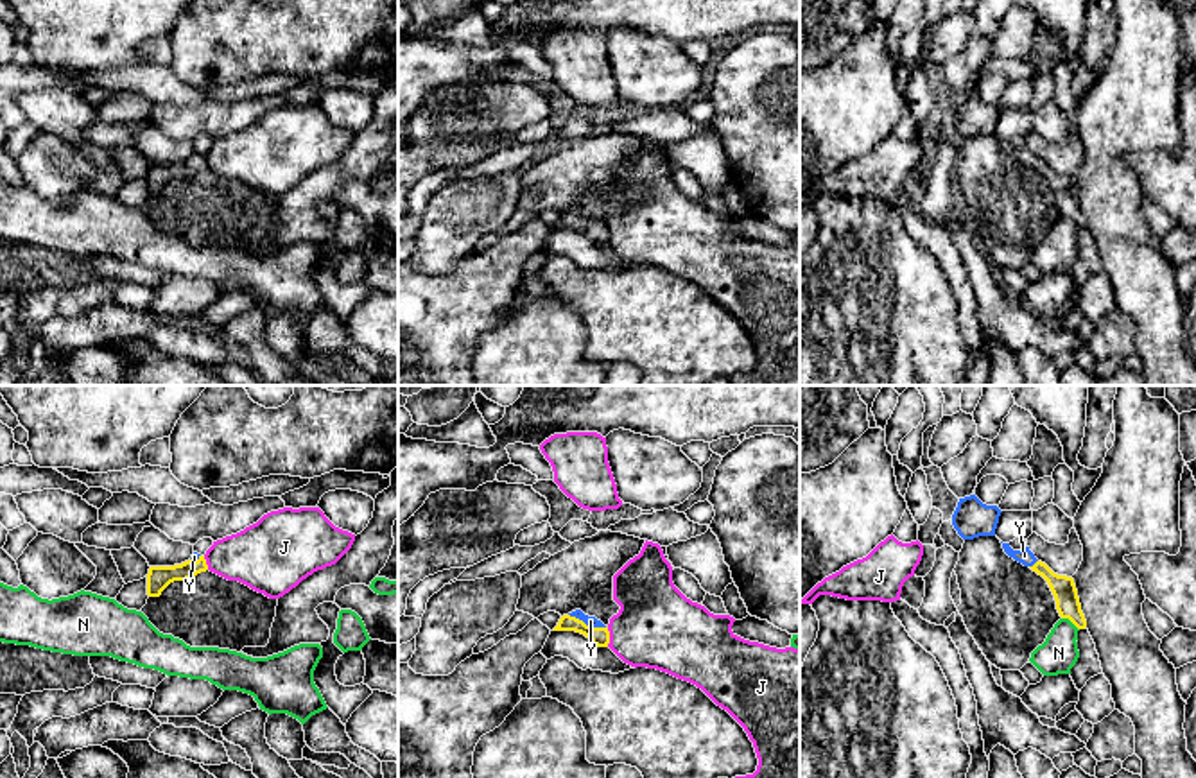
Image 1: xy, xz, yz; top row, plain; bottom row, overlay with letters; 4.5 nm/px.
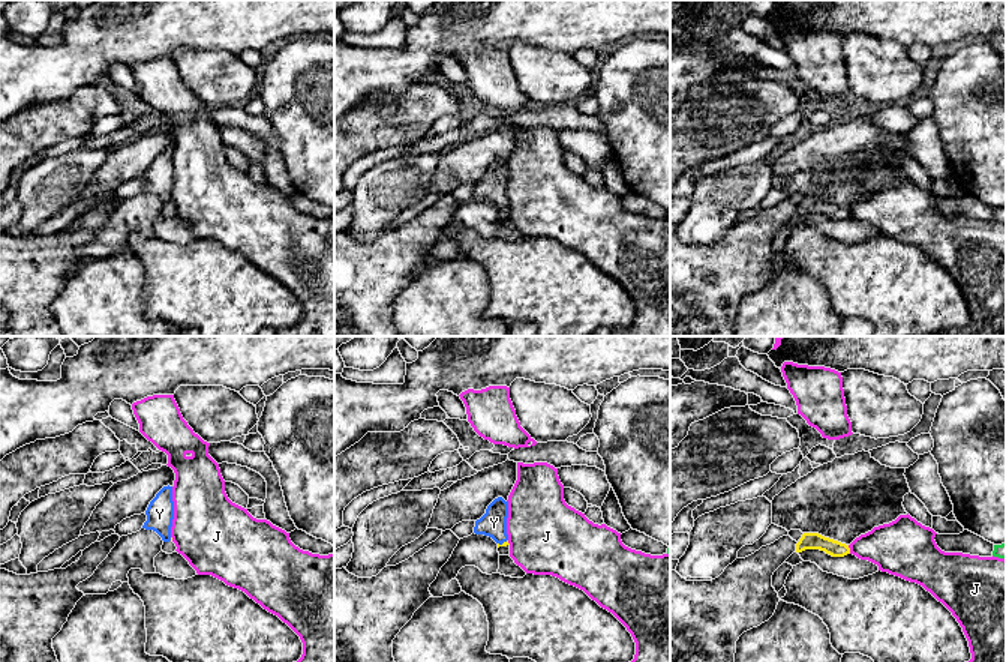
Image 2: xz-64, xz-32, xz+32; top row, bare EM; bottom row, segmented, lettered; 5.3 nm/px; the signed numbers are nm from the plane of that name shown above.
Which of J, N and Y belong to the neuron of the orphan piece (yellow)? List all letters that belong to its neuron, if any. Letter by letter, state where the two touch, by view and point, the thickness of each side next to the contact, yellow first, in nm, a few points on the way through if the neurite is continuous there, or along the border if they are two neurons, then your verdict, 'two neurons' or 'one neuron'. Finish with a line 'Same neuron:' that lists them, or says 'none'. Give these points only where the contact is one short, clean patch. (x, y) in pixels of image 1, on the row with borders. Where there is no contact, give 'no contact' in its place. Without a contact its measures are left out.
J: meets yellow in xz at (608, 637); 90 nm thick on the yellow side, 380 nm on the other; border along xz (606, 628), (608, 646); two neurons
N: meets yellow in yz at (1071, 621); 110 nm thick on the yellow side, 170 nm on the other; border along yz (1062, 617), (1078, 630); two neurons
Y: meets yellow in xz at (585, 624); 90 nm thick on the yellow side, 50 nm on the other; runs through xz (599, 637), (585, 624), (590, 621); one neuron
Same neuron: Y

